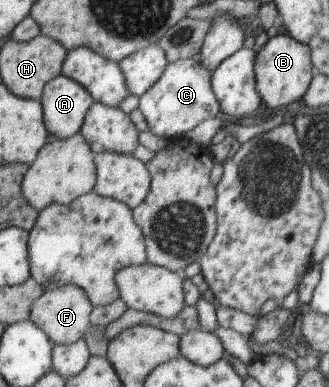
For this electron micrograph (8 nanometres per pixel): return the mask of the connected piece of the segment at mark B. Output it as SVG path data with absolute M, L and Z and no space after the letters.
M272 33L259 49L255 63L255 84L258 95L262 96L266 112L277 111L277 106L298 102L303 92L310 86L311 65L313 64L310 47L302 41L284 33Z

